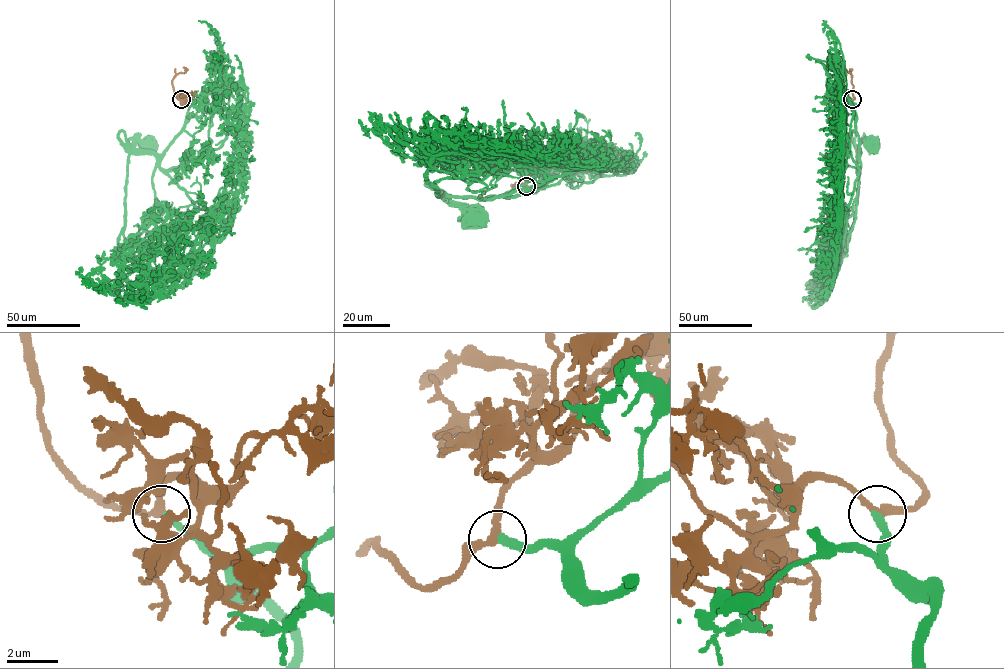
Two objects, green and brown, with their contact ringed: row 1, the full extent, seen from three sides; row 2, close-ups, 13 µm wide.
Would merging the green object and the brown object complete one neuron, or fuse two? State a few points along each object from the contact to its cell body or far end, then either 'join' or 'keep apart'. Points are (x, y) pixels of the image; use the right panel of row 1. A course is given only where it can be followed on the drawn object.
green runs (852, 99), (859, 153), (862, 142), (871, 147); brown runs (852, 99), (854, 98), (851, 75), (844, 67); join

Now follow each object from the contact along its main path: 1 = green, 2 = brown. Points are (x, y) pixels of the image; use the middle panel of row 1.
1: (526, 186), (538, 189), (513, 196), (451, 196), (477, 216)
2: (526, 186), (519, 190), (511, 184), (530, 180), (532, 172), (529, 173)

